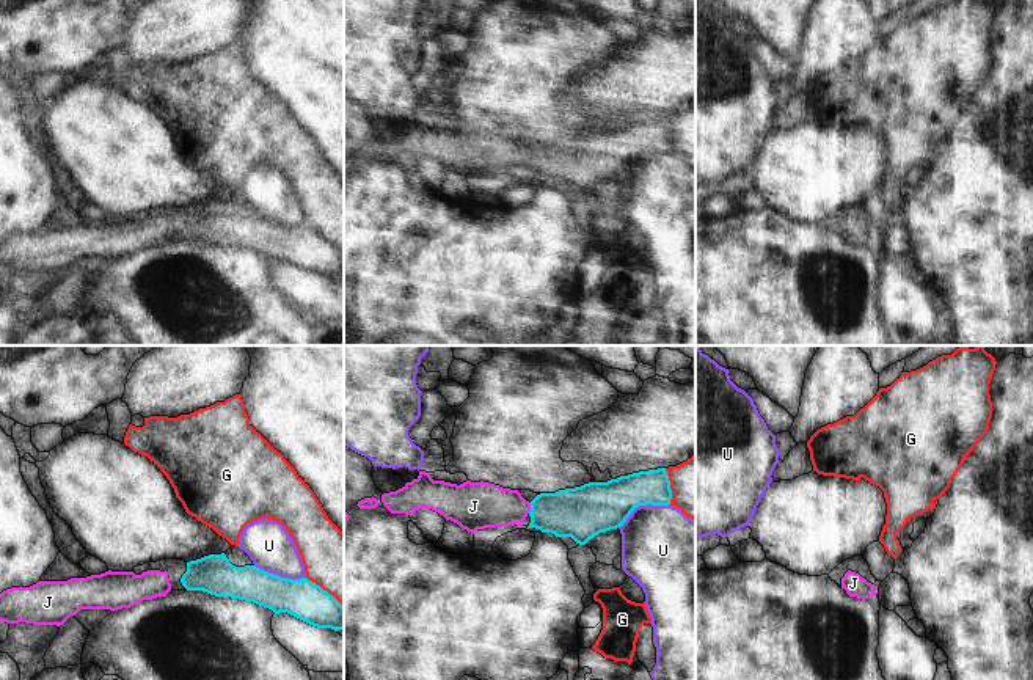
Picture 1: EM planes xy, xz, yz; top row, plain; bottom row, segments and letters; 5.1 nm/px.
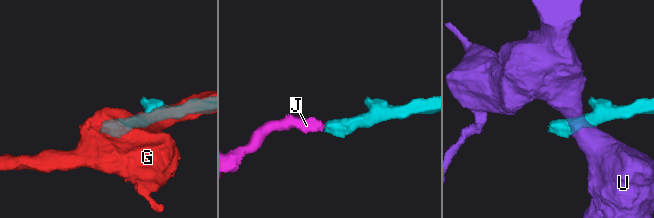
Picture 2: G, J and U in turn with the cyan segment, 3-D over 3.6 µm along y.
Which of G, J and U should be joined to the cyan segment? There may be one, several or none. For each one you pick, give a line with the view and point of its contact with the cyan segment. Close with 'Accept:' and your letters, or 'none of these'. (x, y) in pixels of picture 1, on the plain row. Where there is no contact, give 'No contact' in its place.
J: Touches cyan at xz (531, 156)
Accept: J.

